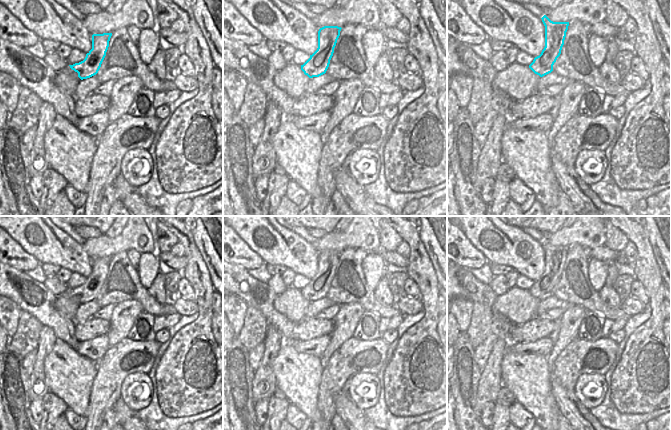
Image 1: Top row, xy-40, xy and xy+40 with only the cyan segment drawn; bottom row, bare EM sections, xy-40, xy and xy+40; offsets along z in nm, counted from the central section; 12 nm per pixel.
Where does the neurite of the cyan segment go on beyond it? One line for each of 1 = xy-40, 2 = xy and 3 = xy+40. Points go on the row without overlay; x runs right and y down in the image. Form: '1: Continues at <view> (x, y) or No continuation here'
1: No continuation here
2: No continuation here
3: No continuation here.

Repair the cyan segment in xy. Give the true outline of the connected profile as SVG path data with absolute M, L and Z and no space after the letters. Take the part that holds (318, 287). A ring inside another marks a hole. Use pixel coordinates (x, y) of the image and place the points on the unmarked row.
M324 250L318 255L318 272L310 282L301 289L301 294L309 302L319 301L326 297L334 277L341 251Z

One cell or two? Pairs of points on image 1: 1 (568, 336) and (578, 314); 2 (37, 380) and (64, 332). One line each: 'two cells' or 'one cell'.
1: one cell
2: two cells

